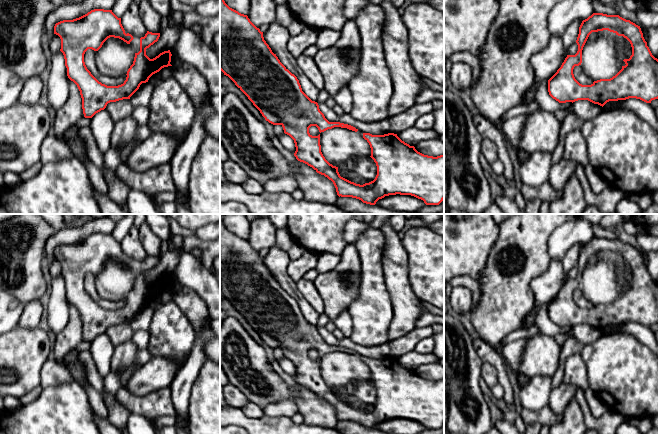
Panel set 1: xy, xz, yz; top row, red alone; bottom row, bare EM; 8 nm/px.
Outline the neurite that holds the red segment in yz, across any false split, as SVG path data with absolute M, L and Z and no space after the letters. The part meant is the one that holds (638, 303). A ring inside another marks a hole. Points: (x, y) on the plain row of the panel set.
M593 237L582 245L576 267L578 269L577 277L575 279L567 279L561 291L548 304L548 316L553 323L559 327L588 324L602 331L609 325L626 324L629 322L640 323L646 327L651 327L652 324L658 323L658 283L652 279L647 270L640 250L619 239ZM619 260L623 260L631 268L632 279L629 283L623 284L621 281ZM579 289L584 297L594 305L591 309L582 309L575 303L573 293Z

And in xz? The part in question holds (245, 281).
M220 214L220 294L248 321L266 345L283 351L284 357L294 364L296 371L294 380L298 385L307 388L317 397L331 404L339 421L356 422L370 429L375 429L379 423L385 420L396 418L414 420L423 424L426 429L439 429L444 424L444 379L437 381L424 379L394 357L384 359L363 357L361 360L357 357L358 353L351 349L329 346L320 335L318 327L312 325L302 315L297 301L272 276L264 264L263 256L250 245L247 239L239 237L225 227L223 215ZM311 350L318 352L320 356L318 360L312 360L309 357ZM368 381L371 381L377 390L377 399L373 405L360 409L340 400L339 391L352 389L360 383Z

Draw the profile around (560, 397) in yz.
M561 383L559 387L552 388L548 406L555 414L562 414L570 401L575 397L579 387Z

